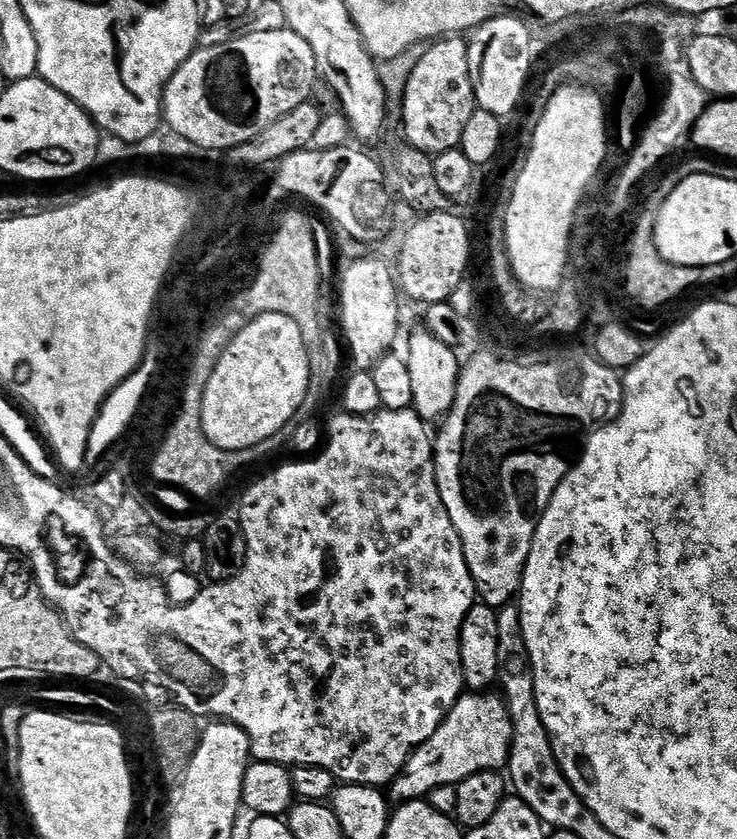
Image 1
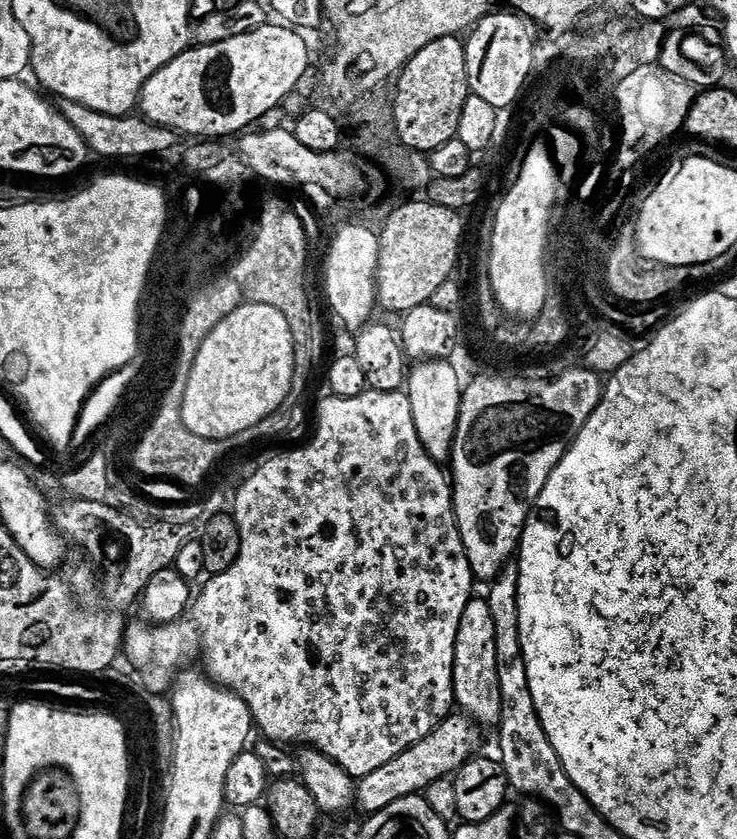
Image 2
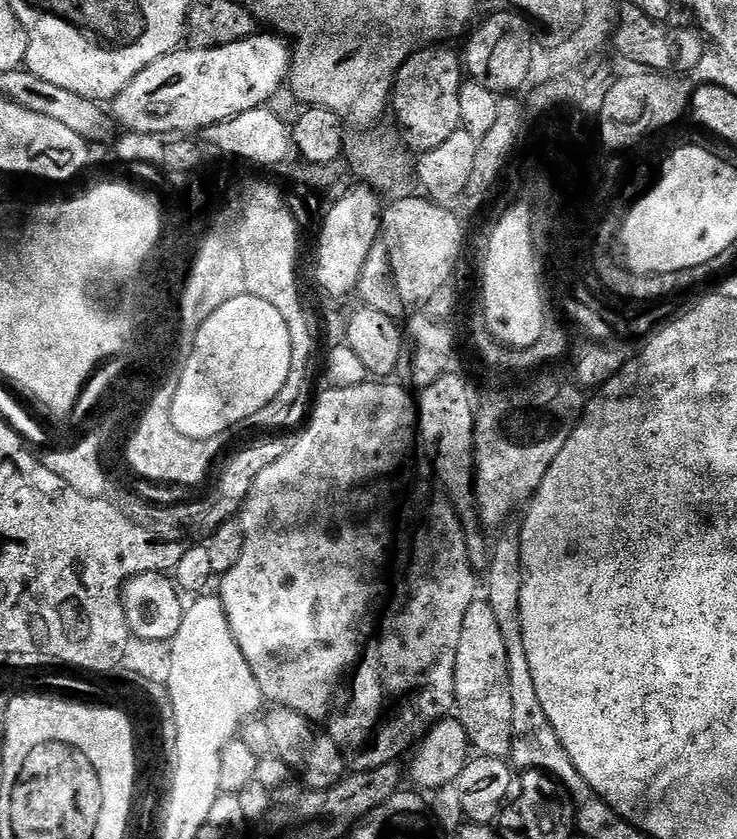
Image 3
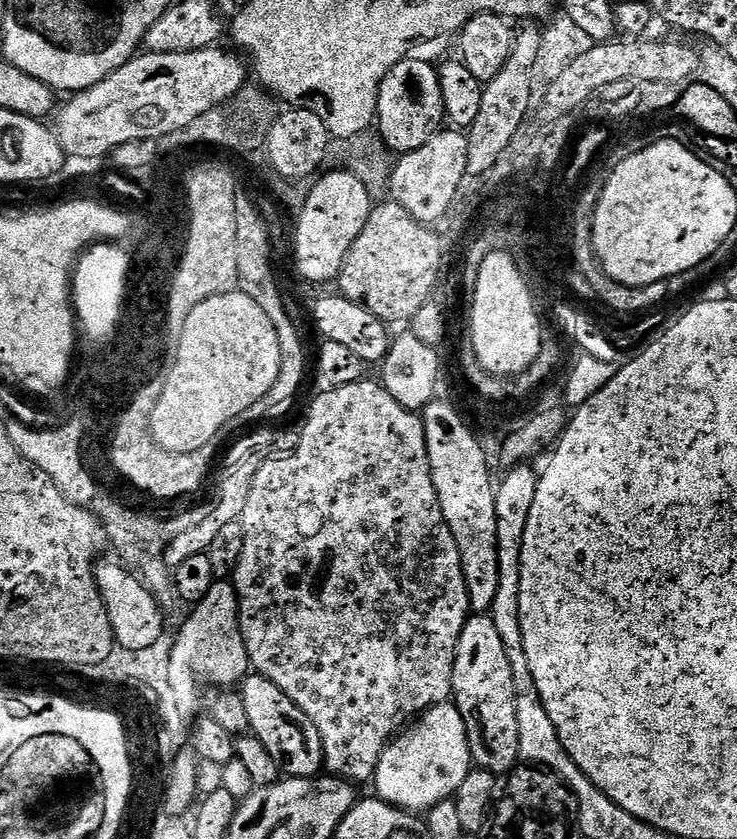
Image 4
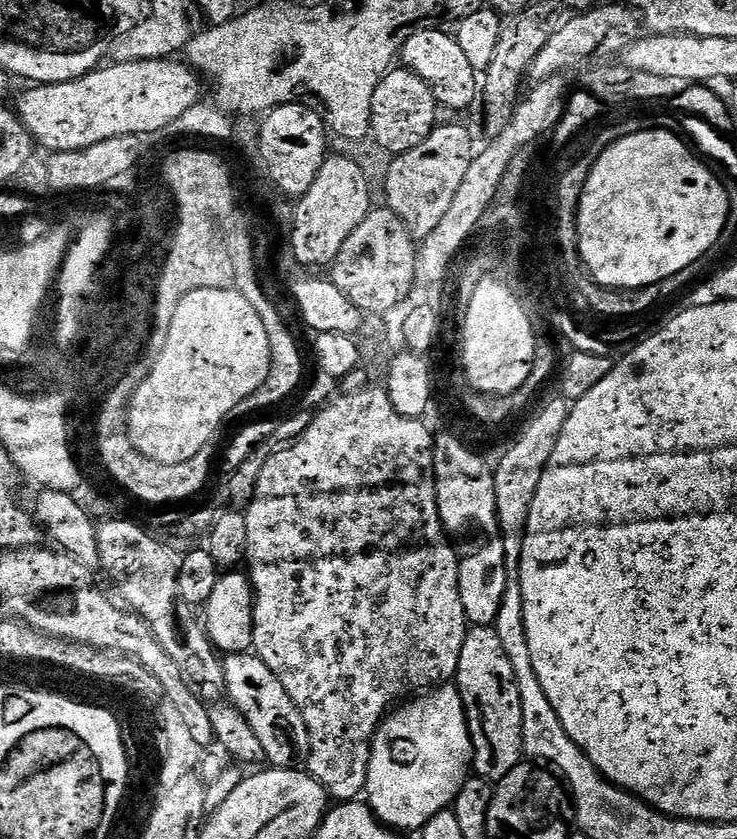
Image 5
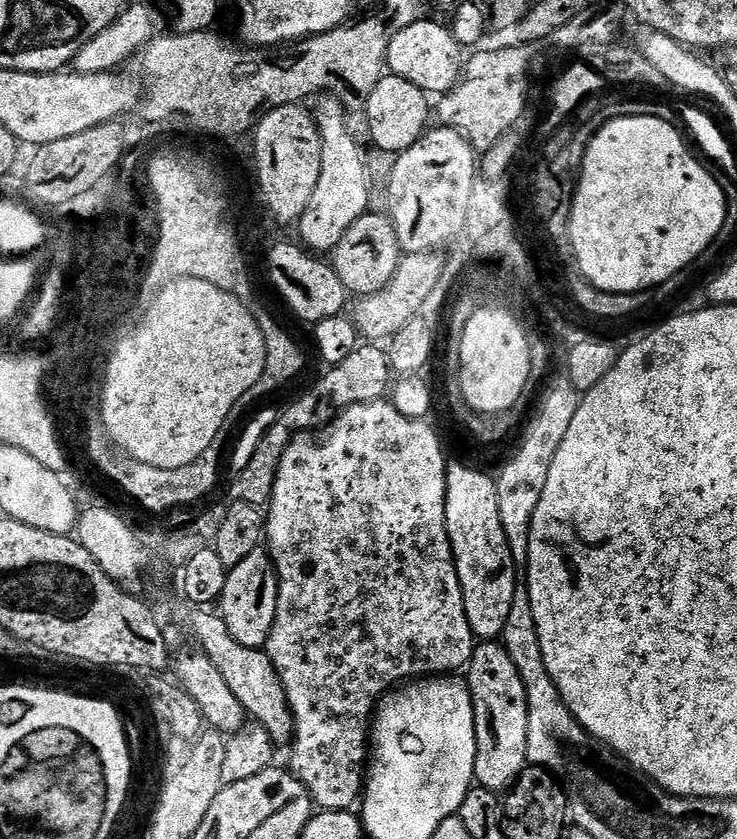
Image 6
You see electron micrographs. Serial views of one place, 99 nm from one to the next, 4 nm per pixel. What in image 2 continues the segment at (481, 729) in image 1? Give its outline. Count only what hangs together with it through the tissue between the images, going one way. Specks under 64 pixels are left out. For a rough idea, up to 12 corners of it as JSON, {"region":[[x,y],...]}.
{"region":[[452,714],[422,742],[359,777],[364,814],[451,777],[481,729]]}

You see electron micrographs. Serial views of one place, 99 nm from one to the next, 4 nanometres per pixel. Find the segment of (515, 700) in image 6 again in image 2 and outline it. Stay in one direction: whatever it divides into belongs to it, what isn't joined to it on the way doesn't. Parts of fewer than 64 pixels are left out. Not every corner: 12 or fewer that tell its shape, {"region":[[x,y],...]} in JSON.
{"region":[[487,599],[462,614],[455,707],[499,725],[498,650]]}

